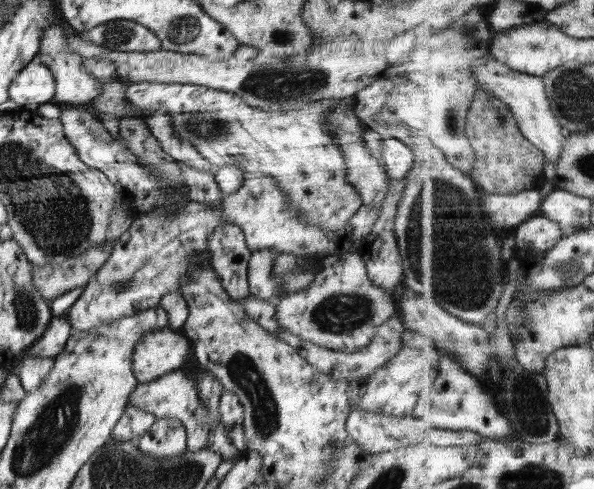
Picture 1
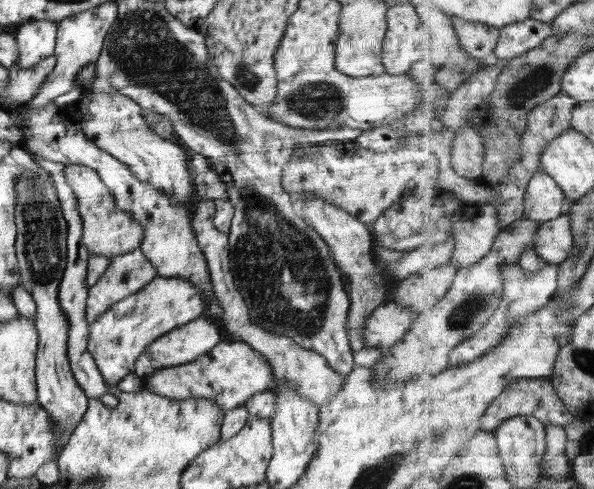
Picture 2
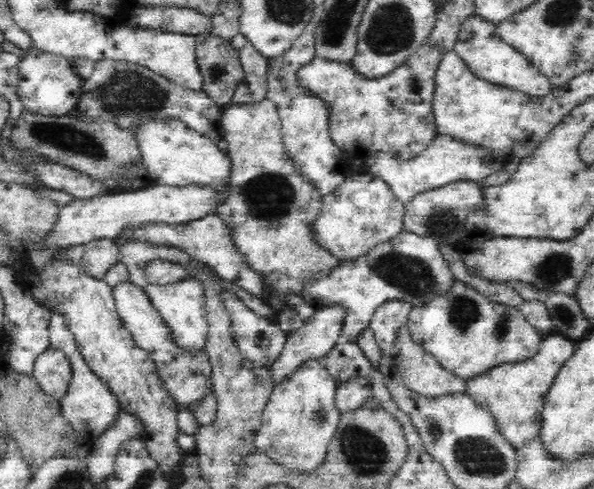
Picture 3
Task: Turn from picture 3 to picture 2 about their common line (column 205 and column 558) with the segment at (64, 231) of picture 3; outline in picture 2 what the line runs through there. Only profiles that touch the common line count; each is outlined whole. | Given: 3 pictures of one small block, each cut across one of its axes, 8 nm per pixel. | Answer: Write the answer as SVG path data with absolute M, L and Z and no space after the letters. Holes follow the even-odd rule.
M546 171L536 173L530 183L527 198L527 216L542 223L556 220L569 212L568 193L555 176Z

